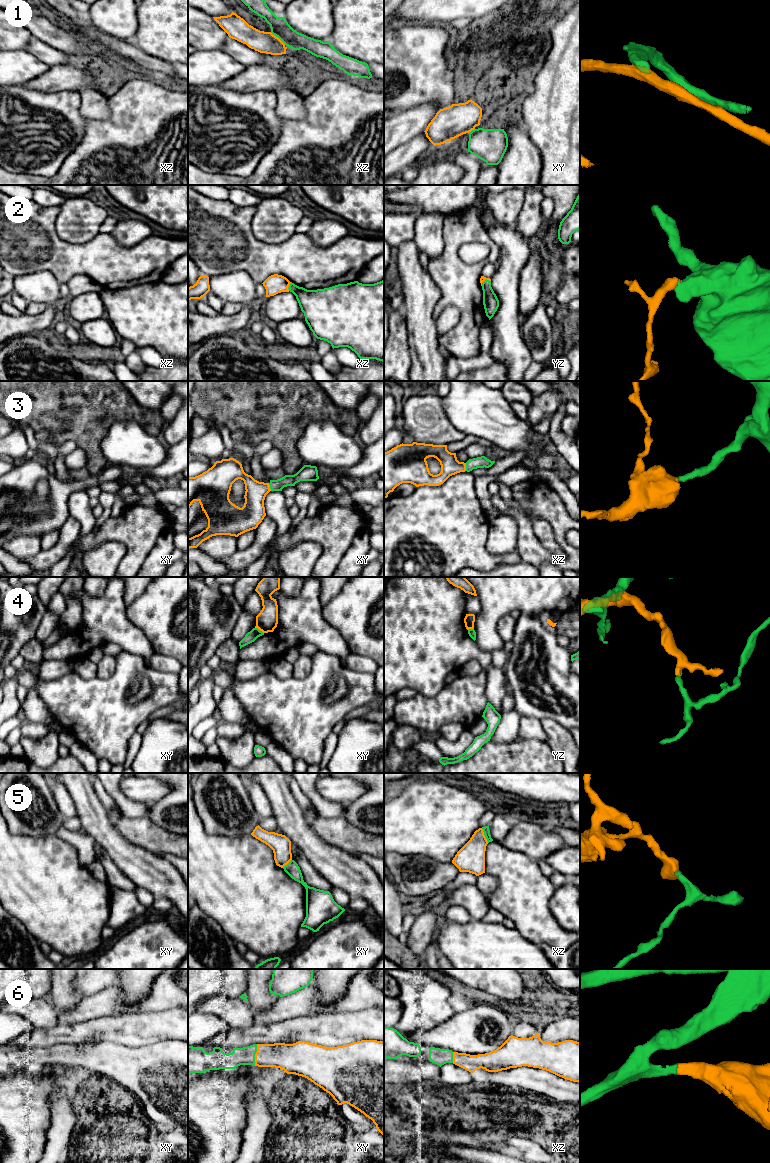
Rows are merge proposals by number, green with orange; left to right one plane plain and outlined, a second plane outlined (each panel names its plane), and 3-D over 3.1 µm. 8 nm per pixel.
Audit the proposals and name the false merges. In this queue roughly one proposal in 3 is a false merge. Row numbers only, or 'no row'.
5

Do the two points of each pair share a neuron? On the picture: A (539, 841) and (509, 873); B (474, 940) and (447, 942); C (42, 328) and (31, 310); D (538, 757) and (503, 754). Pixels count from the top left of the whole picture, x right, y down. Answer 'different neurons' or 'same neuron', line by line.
A: different neurons
B: same neuron
C: different neurons
D: same neuron

